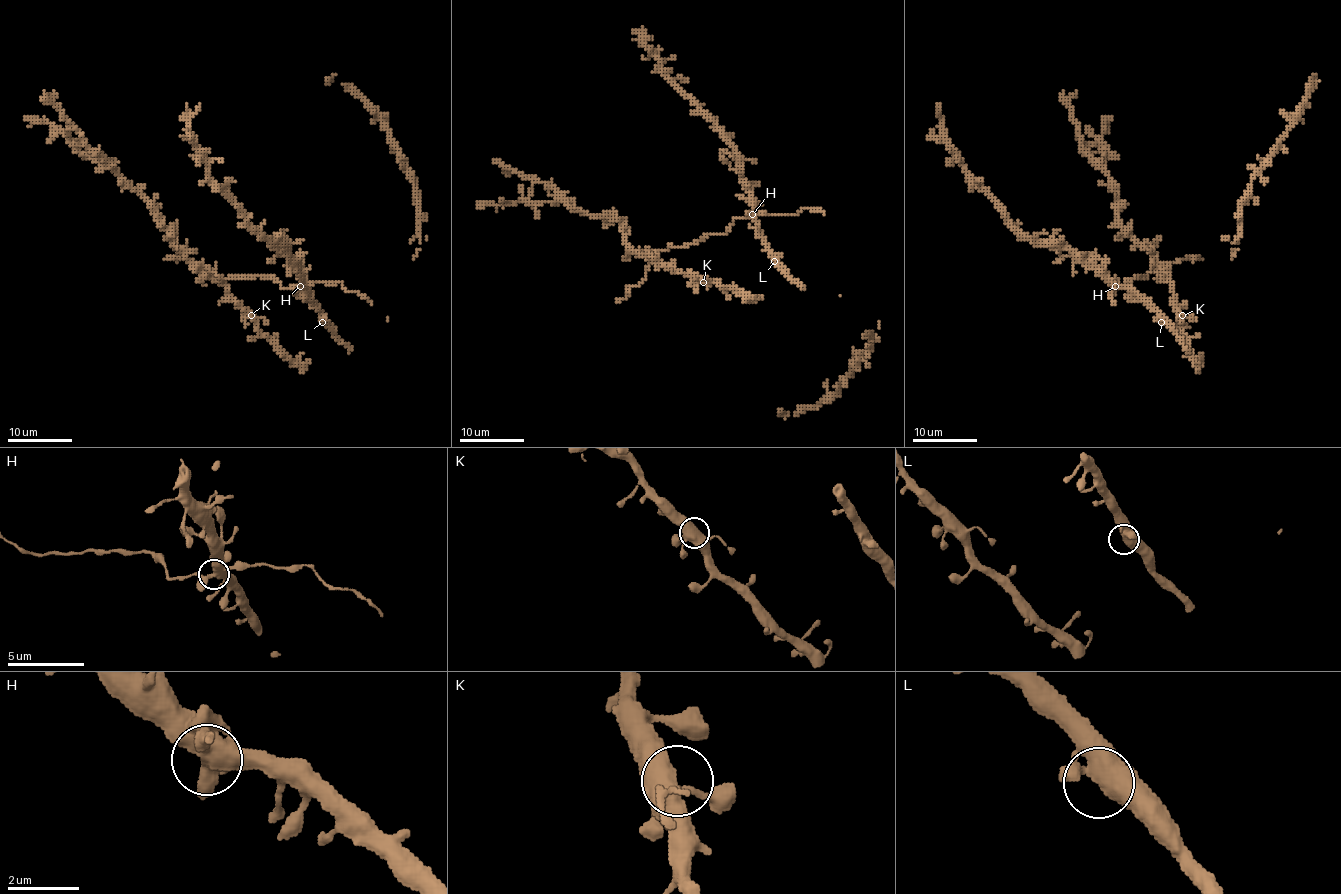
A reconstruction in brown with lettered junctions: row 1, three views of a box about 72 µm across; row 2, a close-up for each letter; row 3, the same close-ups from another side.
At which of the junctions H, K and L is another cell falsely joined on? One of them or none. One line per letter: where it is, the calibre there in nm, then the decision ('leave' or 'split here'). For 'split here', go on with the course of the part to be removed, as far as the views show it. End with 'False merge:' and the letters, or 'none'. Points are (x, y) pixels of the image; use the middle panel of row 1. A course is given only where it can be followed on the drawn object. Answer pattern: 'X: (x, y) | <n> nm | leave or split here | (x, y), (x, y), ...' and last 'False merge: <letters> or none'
H: (752, 214) | 460 nm | leave
K: (703, 282) | 480 nm | leave
L: (774, 261) | 440 nm | leave
False merge: none

